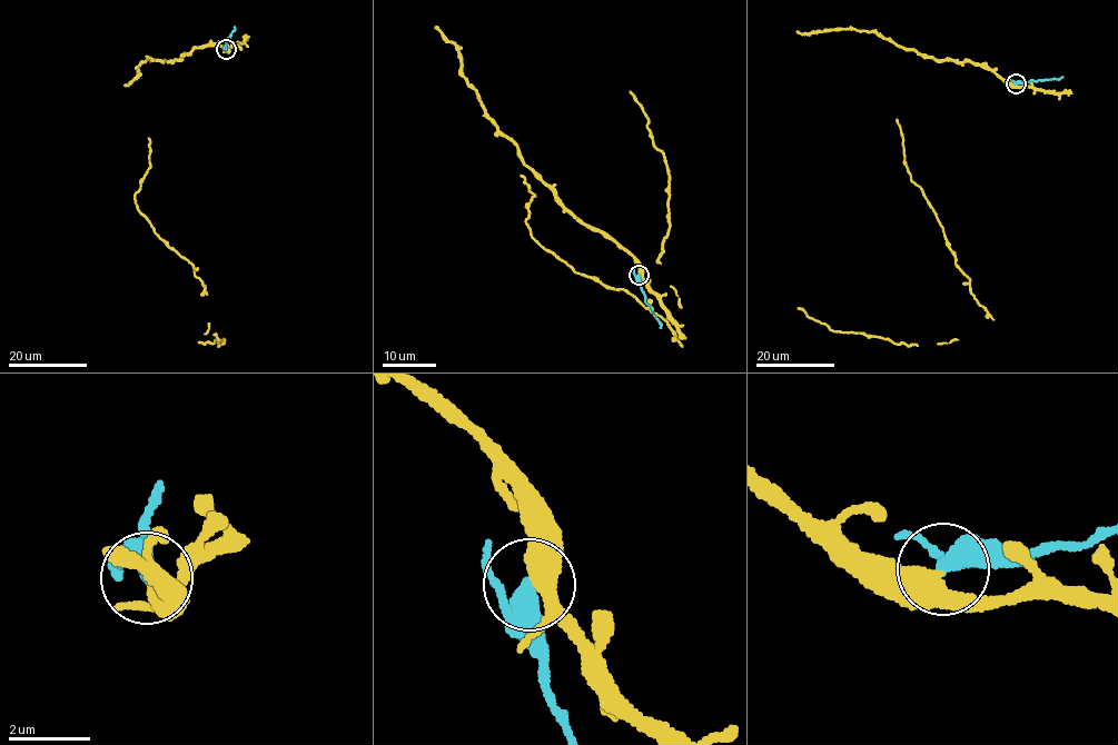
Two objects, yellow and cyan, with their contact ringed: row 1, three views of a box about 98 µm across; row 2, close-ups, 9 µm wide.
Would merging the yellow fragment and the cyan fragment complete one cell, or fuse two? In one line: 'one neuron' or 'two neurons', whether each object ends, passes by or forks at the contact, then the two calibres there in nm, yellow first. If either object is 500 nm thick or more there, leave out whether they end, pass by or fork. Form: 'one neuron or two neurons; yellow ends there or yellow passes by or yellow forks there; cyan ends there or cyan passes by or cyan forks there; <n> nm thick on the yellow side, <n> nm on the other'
two neurons; yellow passes by; cyan passes by; 400 nm thick on the yellow side, 340 nm on the other

